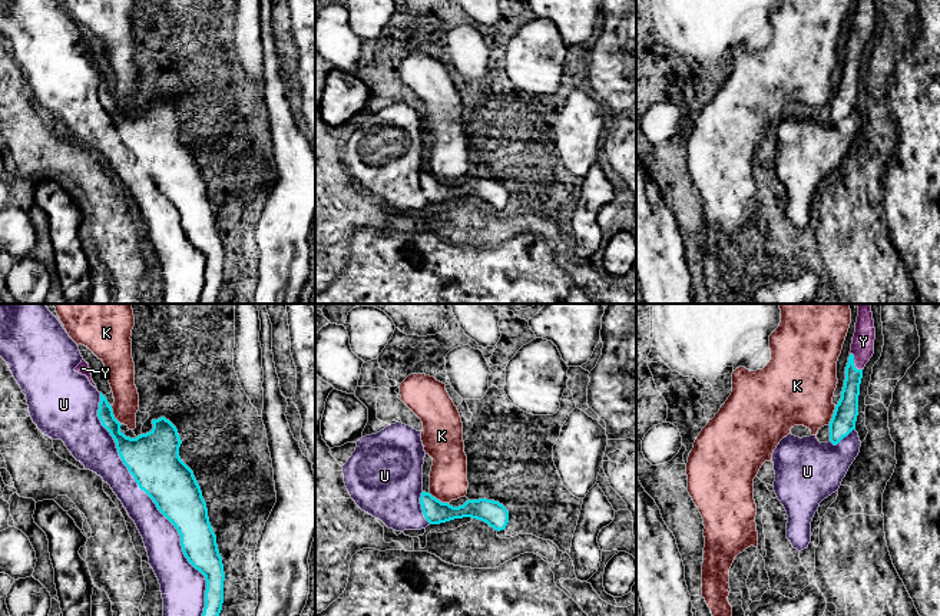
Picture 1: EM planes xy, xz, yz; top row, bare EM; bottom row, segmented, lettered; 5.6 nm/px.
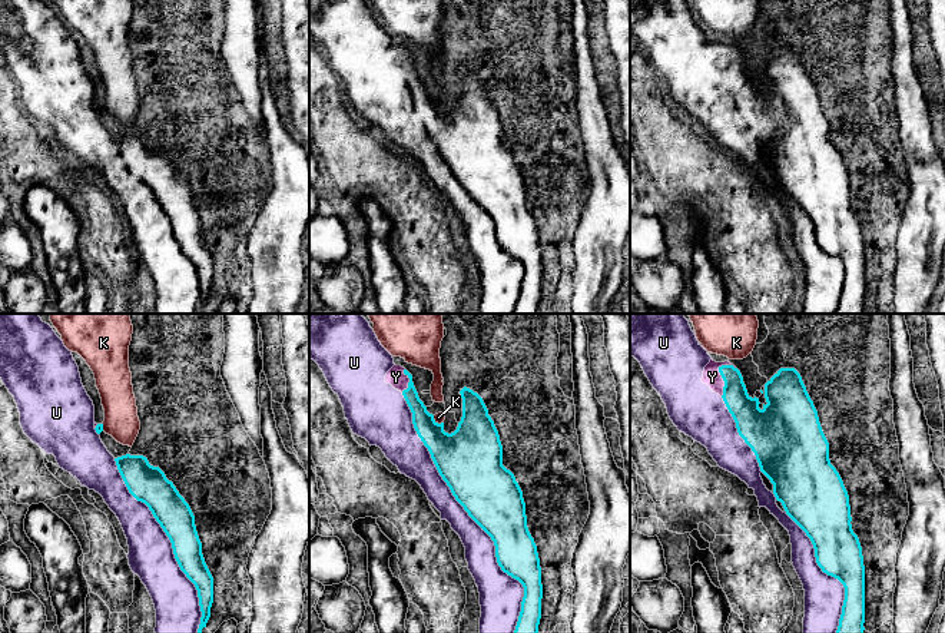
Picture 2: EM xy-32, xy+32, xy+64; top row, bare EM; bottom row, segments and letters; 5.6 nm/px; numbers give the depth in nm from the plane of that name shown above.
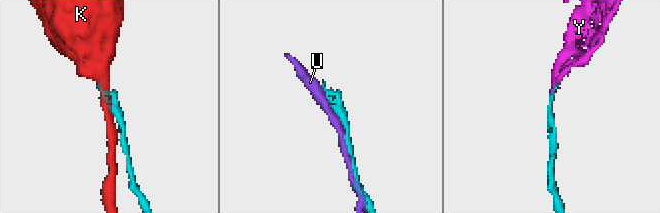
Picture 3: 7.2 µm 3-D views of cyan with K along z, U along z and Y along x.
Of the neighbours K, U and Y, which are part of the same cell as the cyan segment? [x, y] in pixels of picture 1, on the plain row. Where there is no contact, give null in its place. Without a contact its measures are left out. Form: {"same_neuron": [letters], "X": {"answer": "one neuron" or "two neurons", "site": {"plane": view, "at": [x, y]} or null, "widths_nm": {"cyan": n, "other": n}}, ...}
{"same_neuron": ["Y"], "K": {"answer": "two neurons", "site": {"plane": "yz", "at": [833, 95]}, "widths_nm": {"cyan": 140, "other": 400}}, "U": {"answer": "two neurons", "site": {"plane": "xy", "at": [158, 188]}, "widths_nm": {"cyan": 280, "other": 200}}, "Y": {"answer": "one neuron", "site": {"plane": "yz", "at": [853, 42]}, "widths_nm": {"cyan": 120, "other": 130}}}

